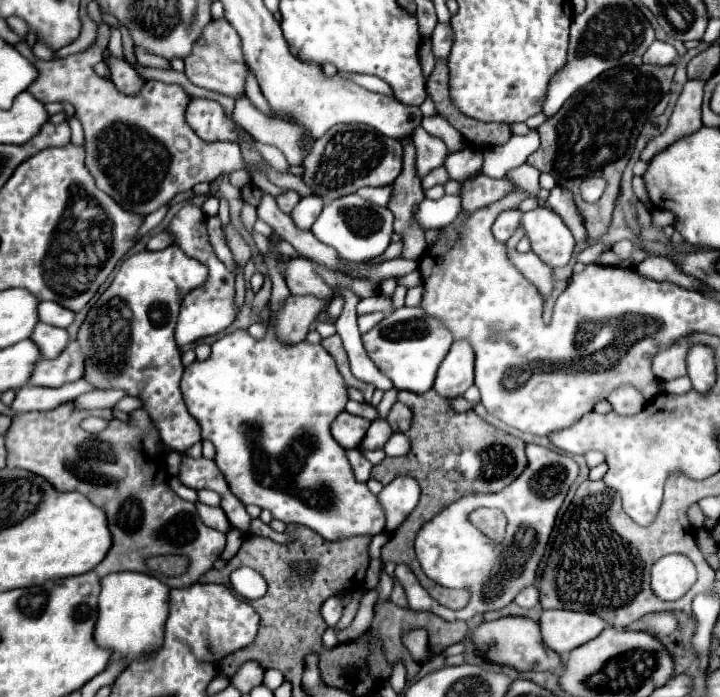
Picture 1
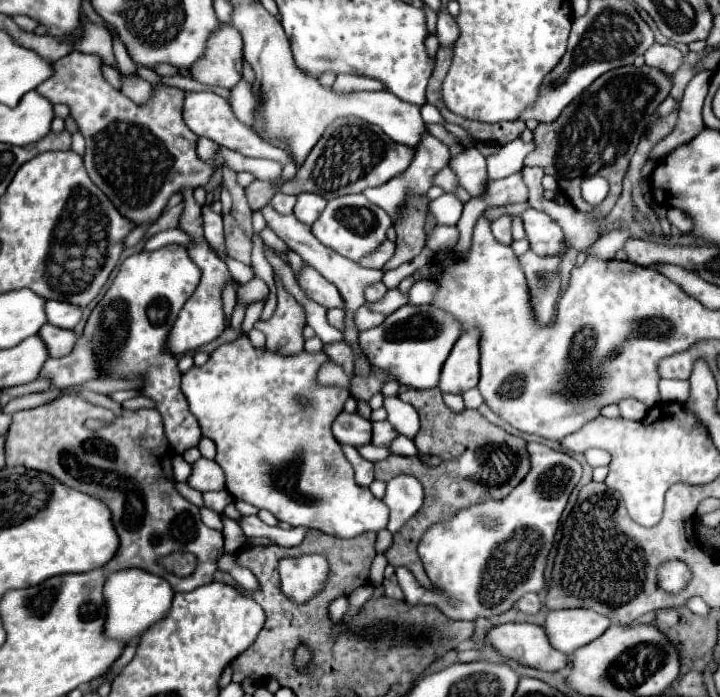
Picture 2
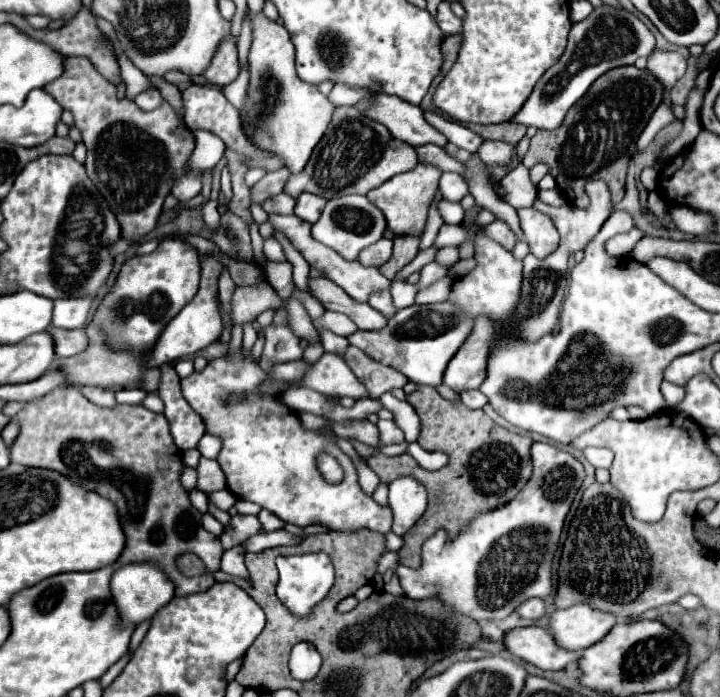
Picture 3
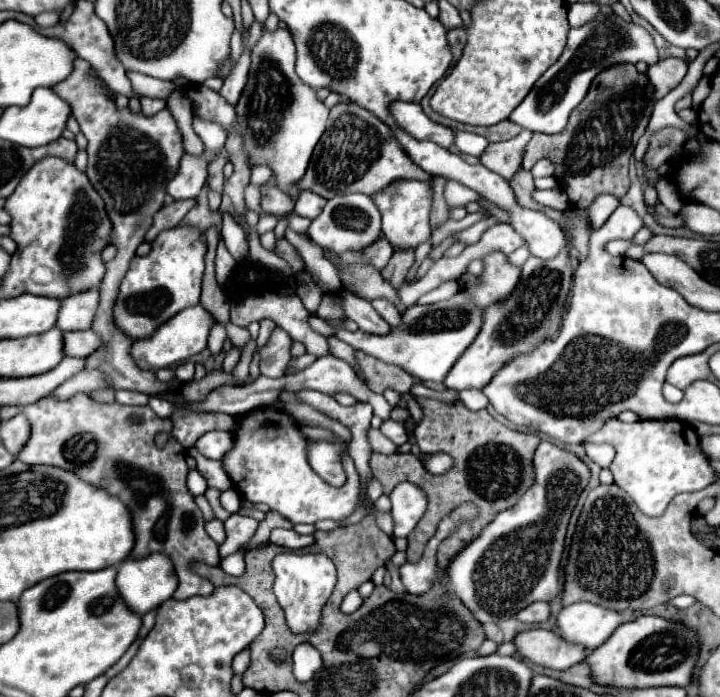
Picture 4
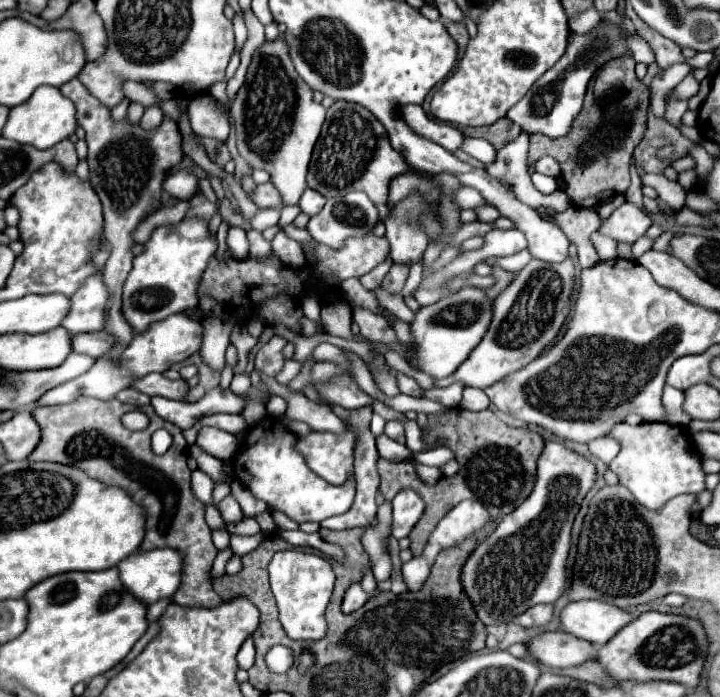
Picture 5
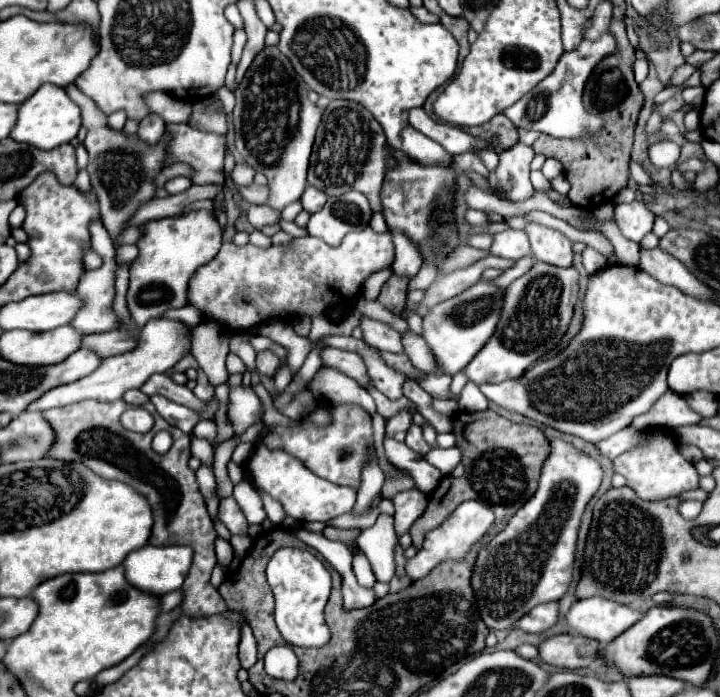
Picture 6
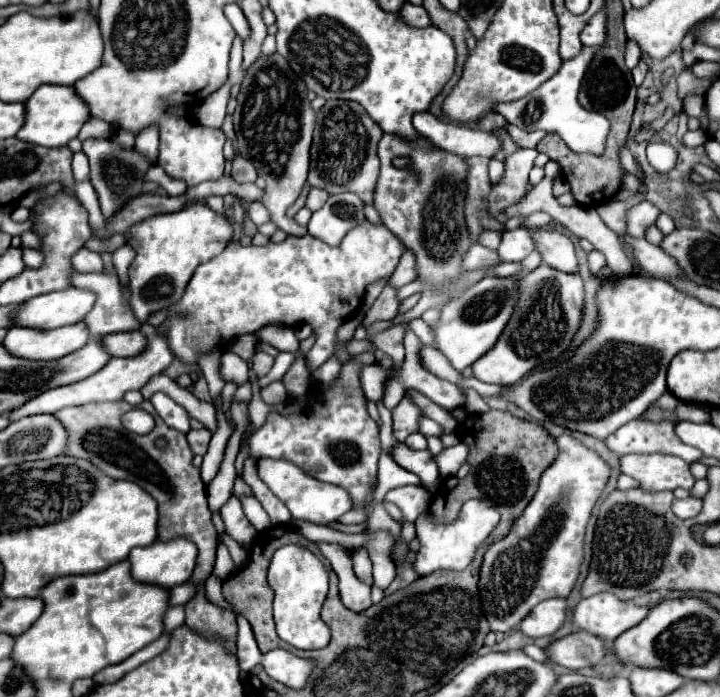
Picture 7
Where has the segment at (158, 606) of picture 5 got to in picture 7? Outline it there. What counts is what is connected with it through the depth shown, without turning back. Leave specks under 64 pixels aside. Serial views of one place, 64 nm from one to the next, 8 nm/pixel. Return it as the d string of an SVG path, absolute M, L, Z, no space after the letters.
M186 580L184 584L172 588L170 604L172 604L172 606L176 606L176 604L186 604L194 594L196 594L196 586L192 584L192 580Z

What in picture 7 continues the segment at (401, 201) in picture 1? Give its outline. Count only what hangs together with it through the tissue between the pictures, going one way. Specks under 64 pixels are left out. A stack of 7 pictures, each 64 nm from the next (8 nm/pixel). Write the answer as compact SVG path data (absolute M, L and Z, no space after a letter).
M384 288L380 298L374 302L374 306L368 310L362 326L364 328L370 328L374 322L378 320L392 320L396 314L398 314L398 306L400 302L396 300L396 290L394 288Z

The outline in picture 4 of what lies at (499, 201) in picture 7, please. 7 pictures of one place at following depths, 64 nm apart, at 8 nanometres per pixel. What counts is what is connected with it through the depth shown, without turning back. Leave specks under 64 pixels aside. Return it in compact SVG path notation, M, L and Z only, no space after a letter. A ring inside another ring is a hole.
M522 130L512 140L506 140L500 144L490 144L488 150L484 152L484 156L480 158L480 162L488 170L500 174L504 180L512 180L516 176L516 172L522 168L524 148L526 148L530 136L532 136L532 132ZM534 190L532 200L538 202L540 206L548 206L554 210L568 210L570 208L570 202L568 202L568 196L564 190L546 190L546 192Z

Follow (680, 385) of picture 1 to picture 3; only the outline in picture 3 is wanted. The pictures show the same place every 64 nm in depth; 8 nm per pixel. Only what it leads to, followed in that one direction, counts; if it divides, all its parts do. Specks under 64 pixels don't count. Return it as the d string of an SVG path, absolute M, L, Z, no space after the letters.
M664 380L664 382L662 382L662 394L664 394L664 398L666 398L666 402L668 402L670 406L676 406L676 404L684 398L684 388L680 388L680 386Z

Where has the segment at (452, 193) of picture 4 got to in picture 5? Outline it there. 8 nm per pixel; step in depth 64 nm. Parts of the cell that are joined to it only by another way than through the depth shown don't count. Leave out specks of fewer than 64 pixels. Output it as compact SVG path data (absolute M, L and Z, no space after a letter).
M466 186L456 192L456 202L458 202L462 208L478 208L478 206L486 206L486 204L488 204L478 190L466 188Z

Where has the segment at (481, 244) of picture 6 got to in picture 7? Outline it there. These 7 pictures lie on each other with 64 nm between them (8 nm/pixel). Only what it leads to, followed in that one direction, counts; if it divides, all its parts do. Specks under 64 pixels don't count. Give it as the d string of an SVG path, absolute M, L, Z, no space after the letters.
M485 230L480 235L477 243L482 244L491 249L497 249L501 242L501 235L497 231Z

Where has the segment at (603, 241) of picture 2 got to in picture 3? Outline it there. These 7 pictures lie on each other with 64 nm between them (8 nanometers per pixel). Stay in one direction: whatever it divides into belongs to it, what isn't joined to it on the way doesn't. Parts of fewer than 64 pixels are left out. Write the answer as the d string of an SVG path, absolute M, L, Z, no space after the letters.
M634 228L628 234L618 234L608 240L605 243L605 250L610 256L622 257L624 254L628 254L634 248L634 244L638 244L638 240L642 240L642 238L644 238L644 232Z

